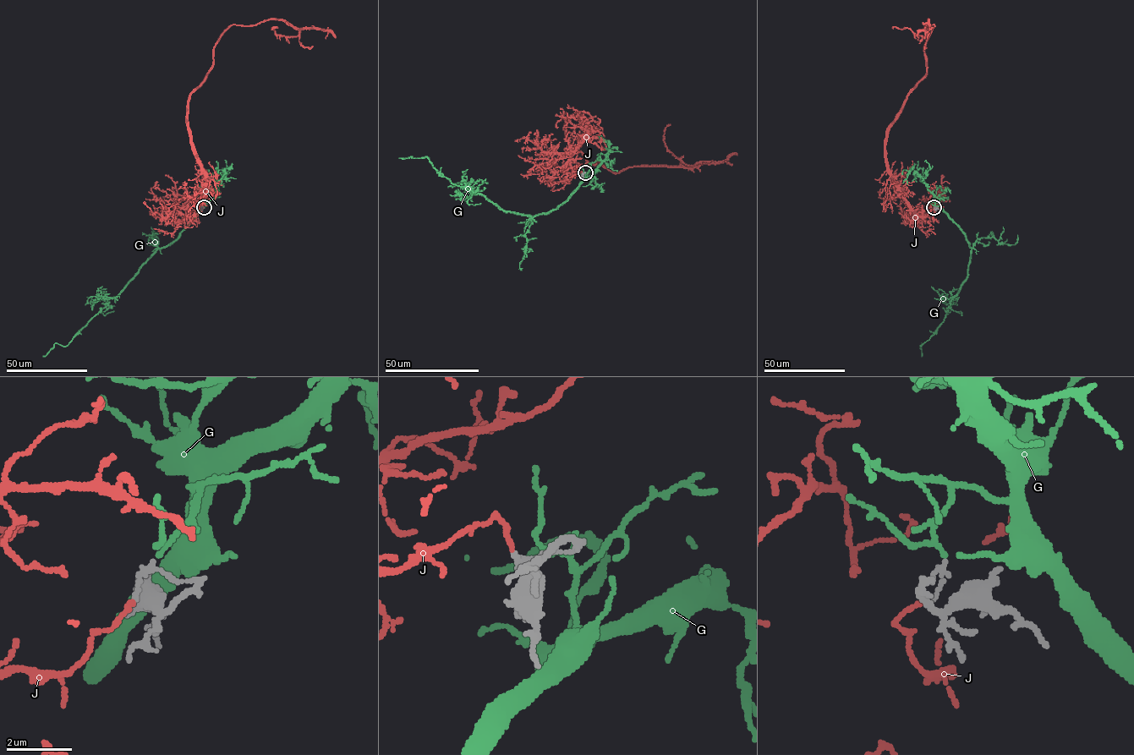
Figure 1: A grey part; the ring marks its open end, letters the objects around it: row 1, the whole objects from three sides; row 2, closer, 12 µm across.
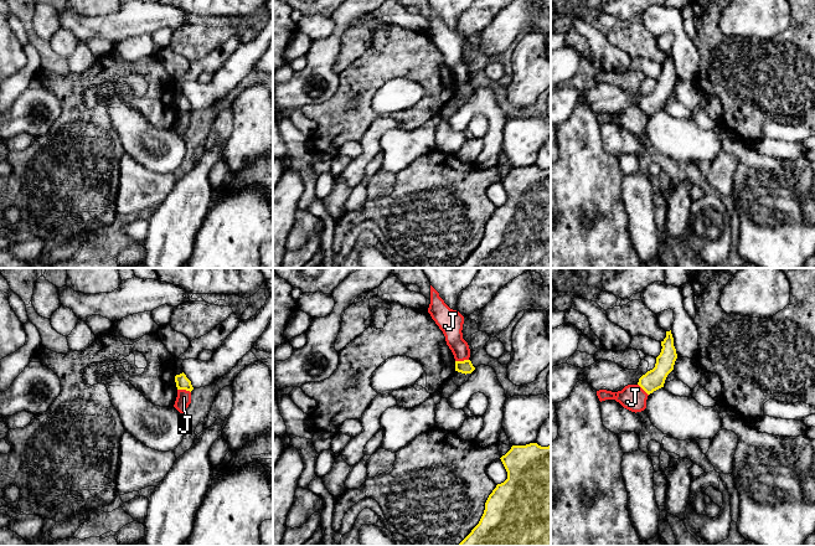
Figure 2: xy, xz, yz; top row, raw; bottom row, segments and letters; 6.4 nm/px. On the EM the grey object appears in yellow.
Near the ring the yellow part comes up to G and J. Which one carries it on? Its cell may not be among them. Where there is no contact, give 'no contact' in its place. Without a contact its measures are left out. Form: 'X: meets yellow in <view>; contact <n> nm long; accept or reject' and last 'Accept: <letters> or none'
G: no contact; reject
J: meets yellow in xy; contact 90 nm long; reject
Accept: none

